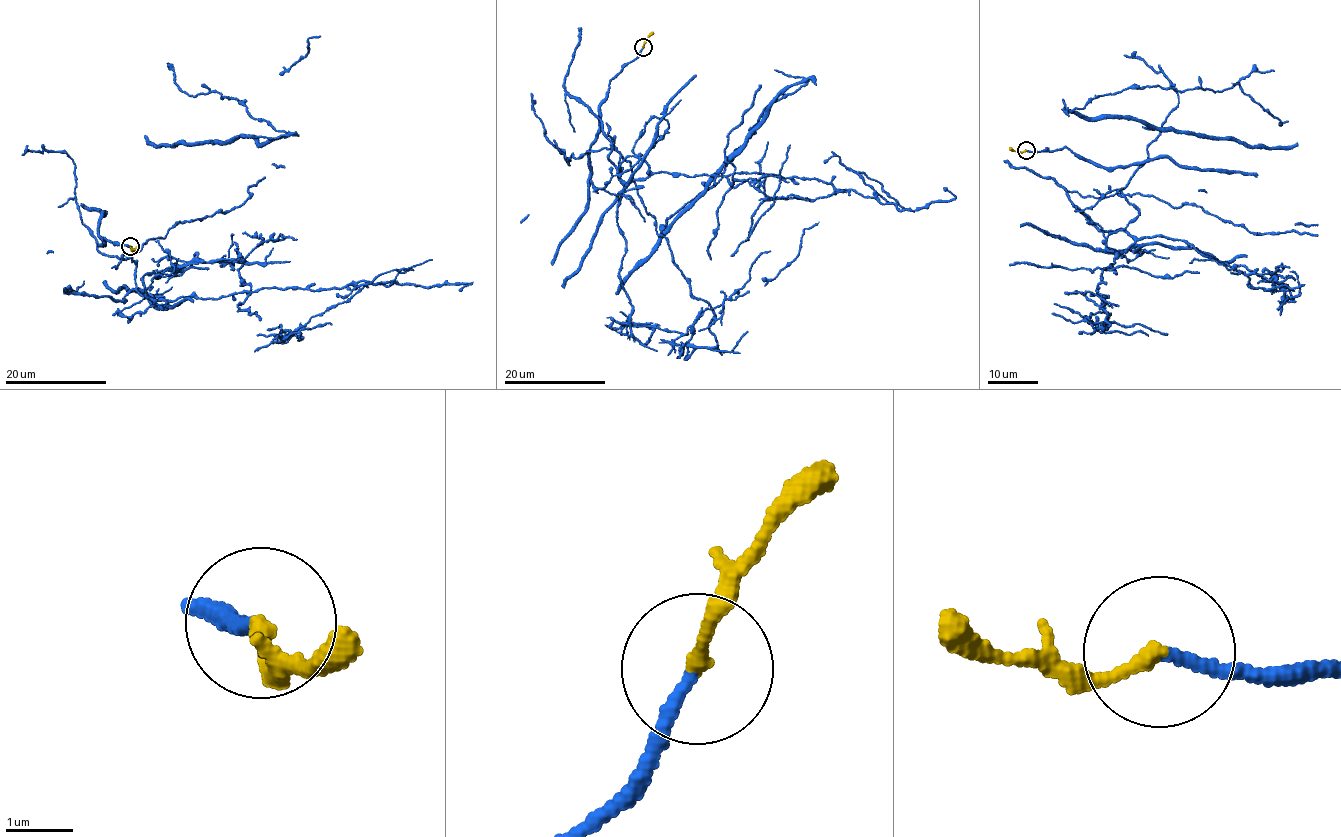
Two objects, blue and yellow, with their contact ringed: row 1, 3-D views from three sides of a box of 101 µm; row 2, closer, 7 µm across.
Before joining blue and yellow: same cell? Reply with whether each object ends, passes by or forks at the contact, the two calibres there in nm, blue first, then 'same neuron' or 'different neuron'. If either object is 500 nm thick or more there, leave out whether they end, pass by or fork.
blue ends there; yellow ends there; 180 nm thick on the blue side, 220 nm on the other; different neuron

